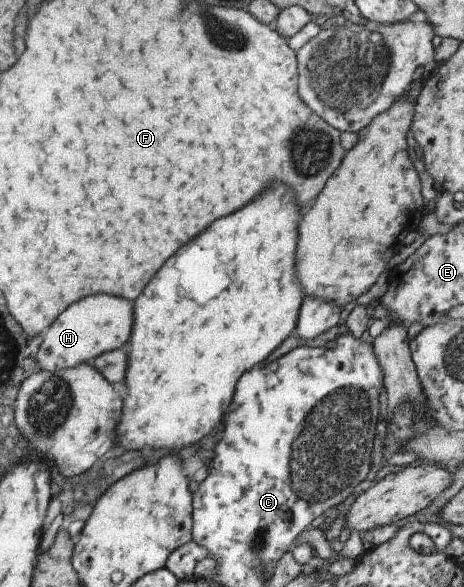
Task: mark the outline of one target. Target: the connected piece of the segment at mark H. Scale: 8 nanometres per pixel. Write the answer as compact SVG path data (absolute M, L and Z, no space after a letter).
M93 294L75 304L71 304L63 314L43 329L40 336L40 347L36 354L36 366L44 371L72 367L79 363L89 363L99 354L121 348L131 330L131 300Z

